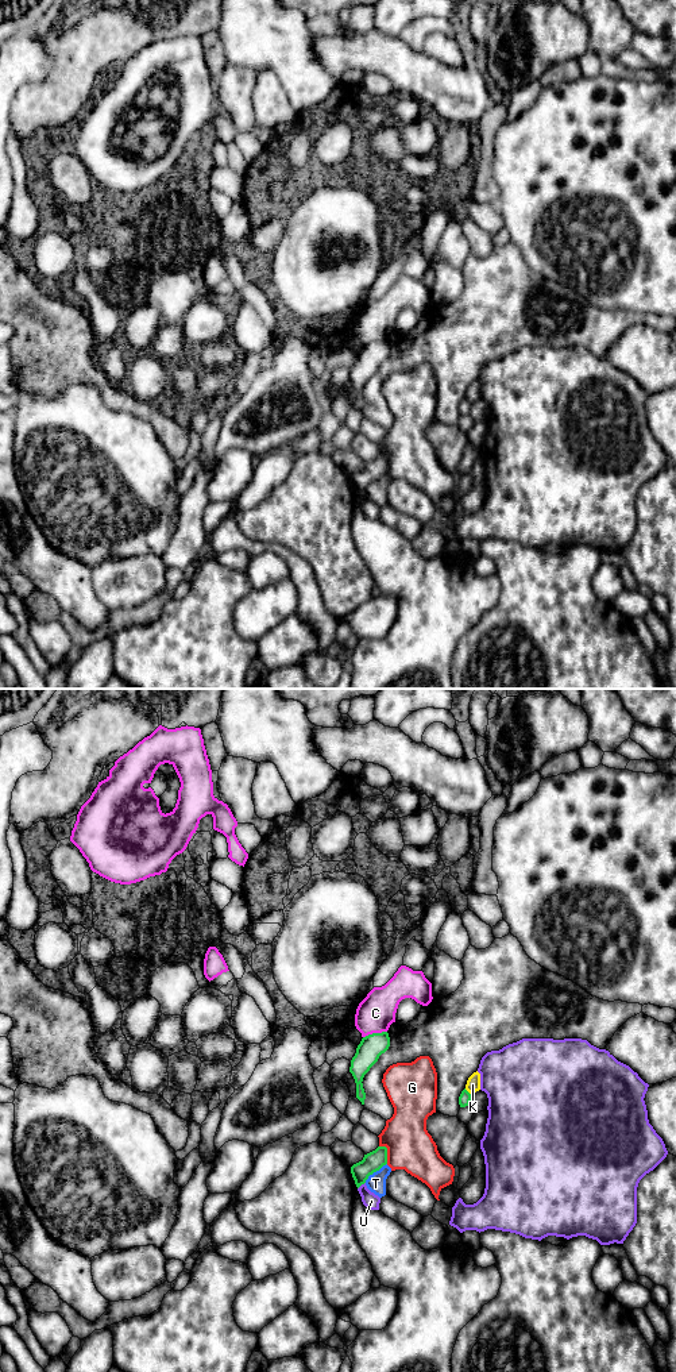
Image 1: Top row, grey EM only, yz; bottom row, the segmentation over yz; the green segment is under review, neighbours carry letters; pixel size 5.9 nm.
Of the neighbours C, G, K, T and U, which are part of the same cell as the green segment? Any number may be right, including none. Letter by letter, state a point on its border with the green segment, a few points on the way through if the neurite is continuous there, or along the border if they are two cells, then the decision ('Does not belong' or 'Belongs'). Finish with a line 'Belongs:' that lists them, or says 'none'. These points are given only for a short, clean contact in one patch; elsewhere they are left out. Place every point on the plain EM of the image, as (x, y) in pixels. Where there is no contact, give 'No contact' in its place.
C: Touches green at yz (374, 342). Boundary: yz (386, 339), (369, 342), (363, 346). Does not belong
G: Touches green at yz (386, 461). Does not belong
K: Touches green at yz (467, 400). Does not belong
T: Touches green at yz (374, 480). Does not belong
U: Touches green at yz (360, 493). Does not belong
Belongs: none

